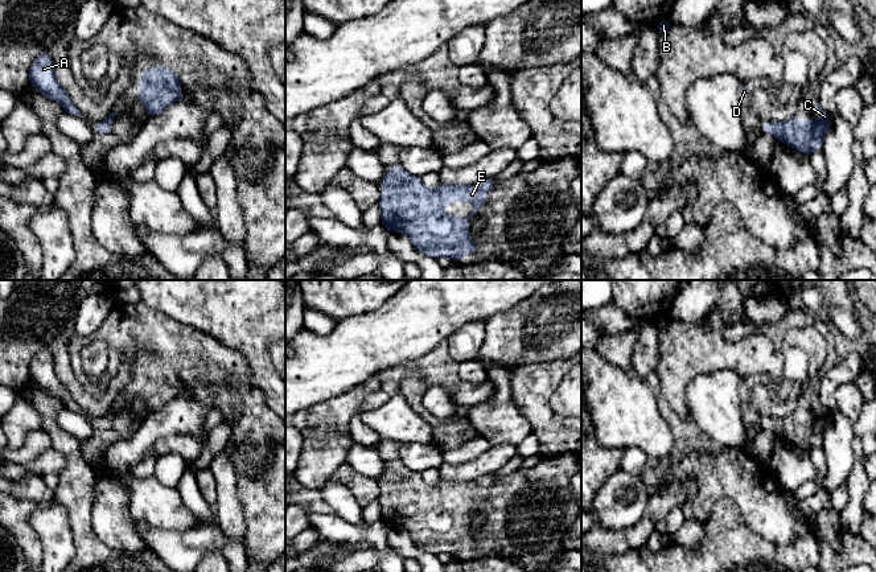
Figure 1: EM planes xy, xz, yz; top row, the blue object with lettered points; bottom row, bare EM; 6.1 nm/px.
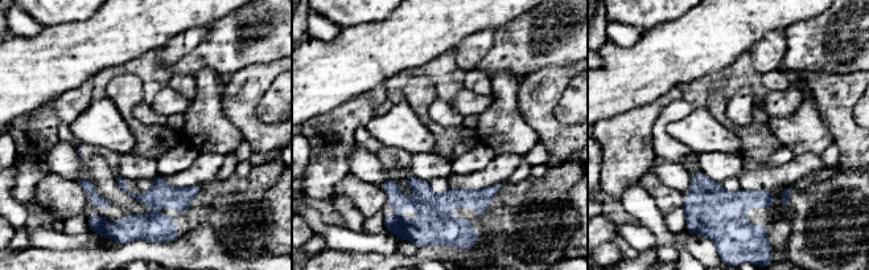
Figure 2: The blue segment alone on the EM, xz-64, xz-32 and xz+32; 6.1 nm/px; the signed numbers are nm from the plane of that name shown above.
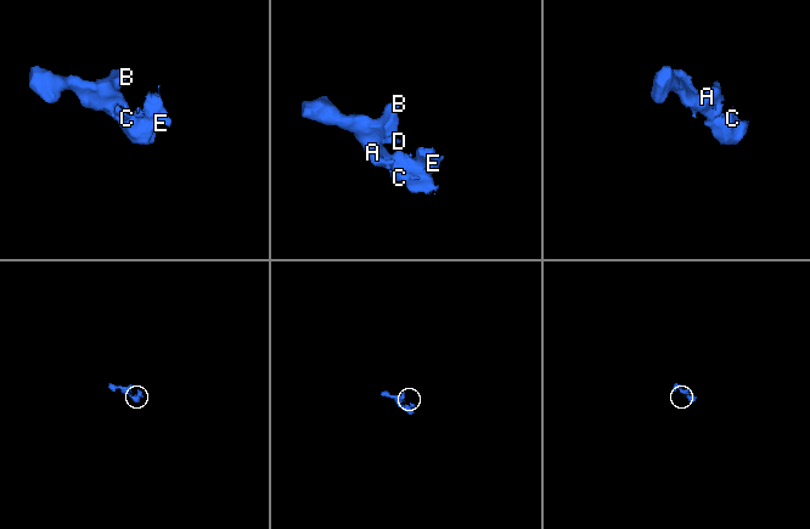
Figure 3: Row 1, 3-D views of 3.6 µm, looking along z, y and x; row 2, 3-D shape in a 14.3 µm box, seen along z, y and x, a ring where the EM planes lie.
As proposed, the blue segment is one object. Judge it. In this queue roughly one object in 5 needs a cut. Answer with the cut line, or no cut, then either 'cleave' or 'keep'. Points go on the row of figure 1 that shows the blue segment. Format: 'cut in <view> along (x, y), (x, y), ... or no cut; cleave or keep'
no cut; keep

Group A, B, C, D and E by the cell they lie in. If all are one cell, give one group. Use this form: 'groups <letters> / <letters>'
groups A B C D E

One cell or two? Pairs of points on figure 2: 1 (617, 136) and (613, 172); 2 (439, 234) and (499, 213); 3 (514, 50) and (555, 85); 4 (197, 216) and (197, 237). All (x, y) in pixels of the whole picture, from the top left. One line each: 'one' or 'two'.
1: one
2: one
3: two
4: two

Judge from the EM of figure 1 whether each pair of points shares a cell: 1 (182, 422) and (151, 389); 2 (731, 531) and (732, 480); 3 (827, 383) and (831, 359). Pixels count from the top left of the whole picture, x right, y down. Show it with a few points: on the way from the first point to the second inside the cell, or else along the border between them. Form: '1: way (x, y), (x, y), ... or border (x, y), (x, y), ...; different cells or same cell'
1: border (197, 400), (182, 389), (161, 408), (148, 412); different cells
2: border (707, 518), (718, 501), (731, 498), (748, 526); different cells
3: border (839, 359), (825, 374), (818, 386); different cells

